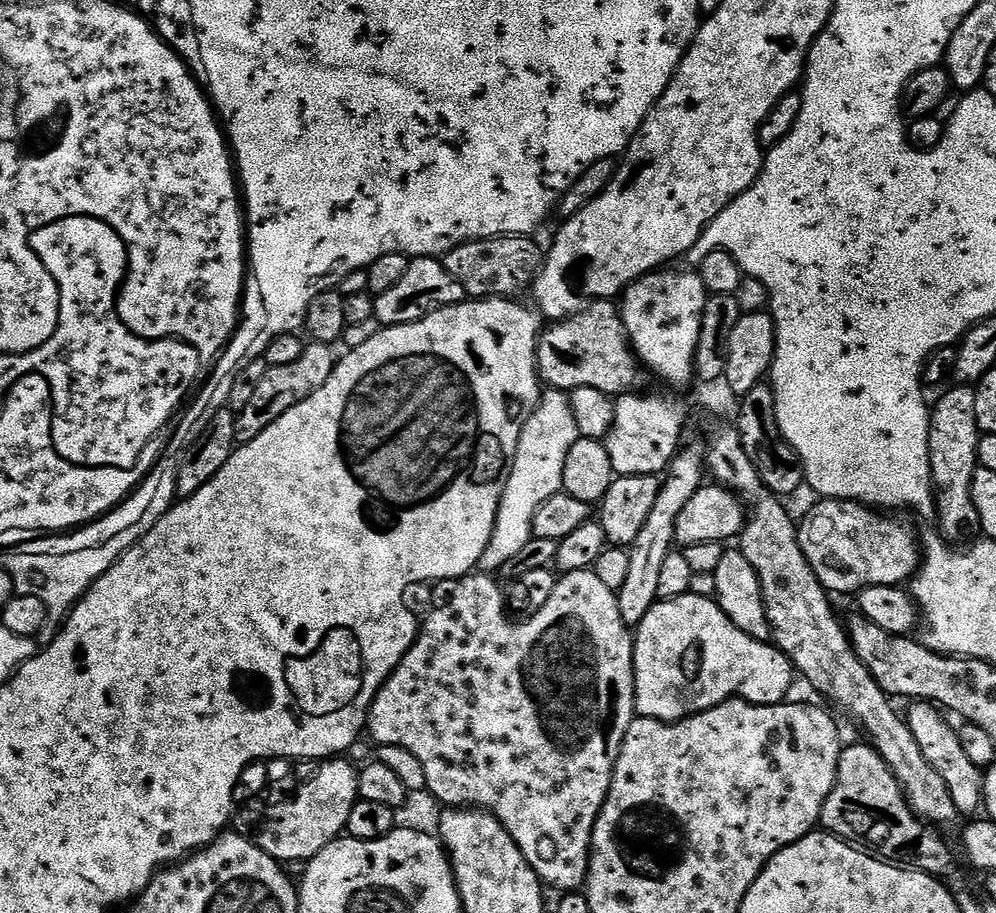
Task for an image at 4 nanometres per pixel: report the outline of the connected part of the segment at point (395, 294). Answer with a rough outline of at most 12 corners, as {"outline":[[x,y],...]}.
{"outline":[[431,256],[375,297],[377,325],[413,324],[463,304],[462,282]]}

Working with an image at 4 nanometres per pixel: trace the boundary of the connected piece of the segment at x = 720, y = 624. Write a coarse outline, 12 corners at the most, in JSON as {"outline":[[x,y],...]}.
{"outline":[[715,599],[635,625],[636,711],[779,704],[794,669]]}

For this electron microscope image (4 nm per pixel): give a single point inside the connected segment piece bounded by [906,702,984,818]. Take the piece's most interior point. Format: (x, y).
(941, 744)

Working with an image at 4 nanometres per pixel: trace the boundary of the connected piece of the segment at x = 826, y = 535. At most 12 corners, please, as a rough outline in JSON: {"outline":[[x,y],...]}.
{"outline":[[821,499],[798,524],[829,593],[900,586],[916,532],[855,500]]}

